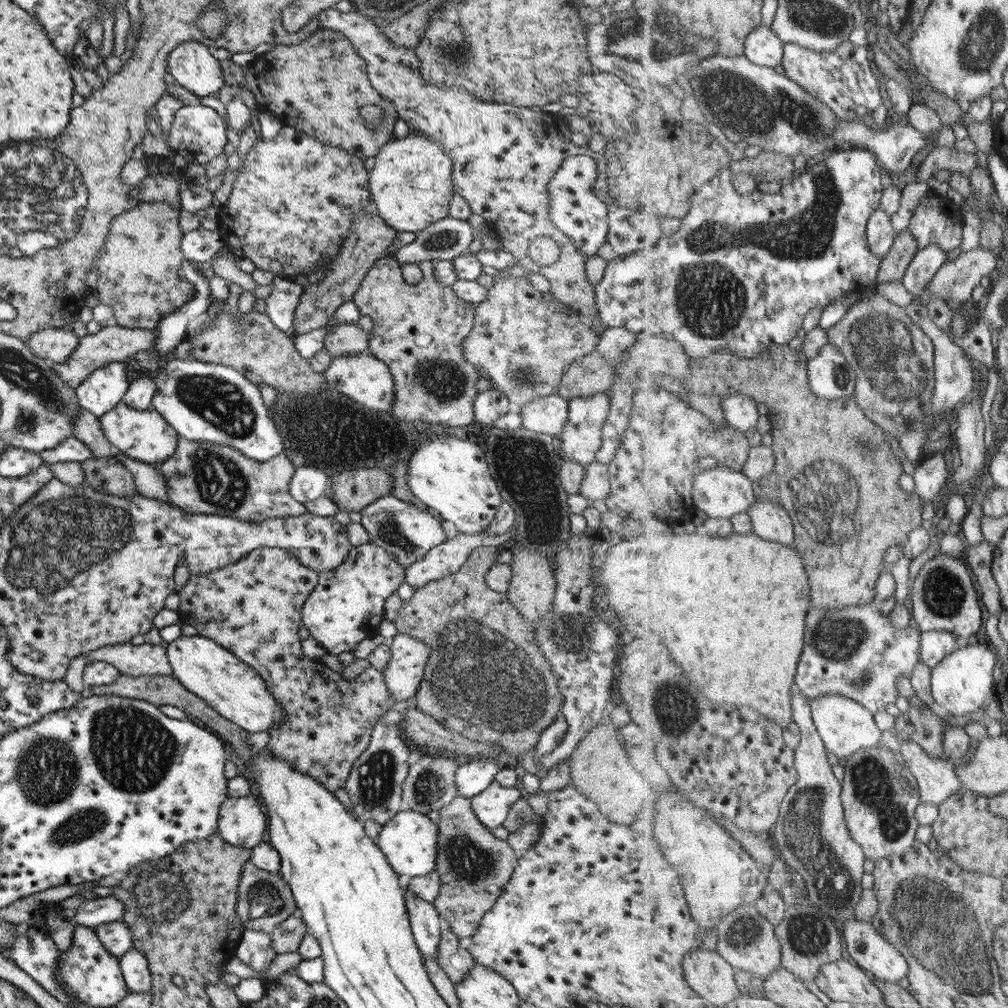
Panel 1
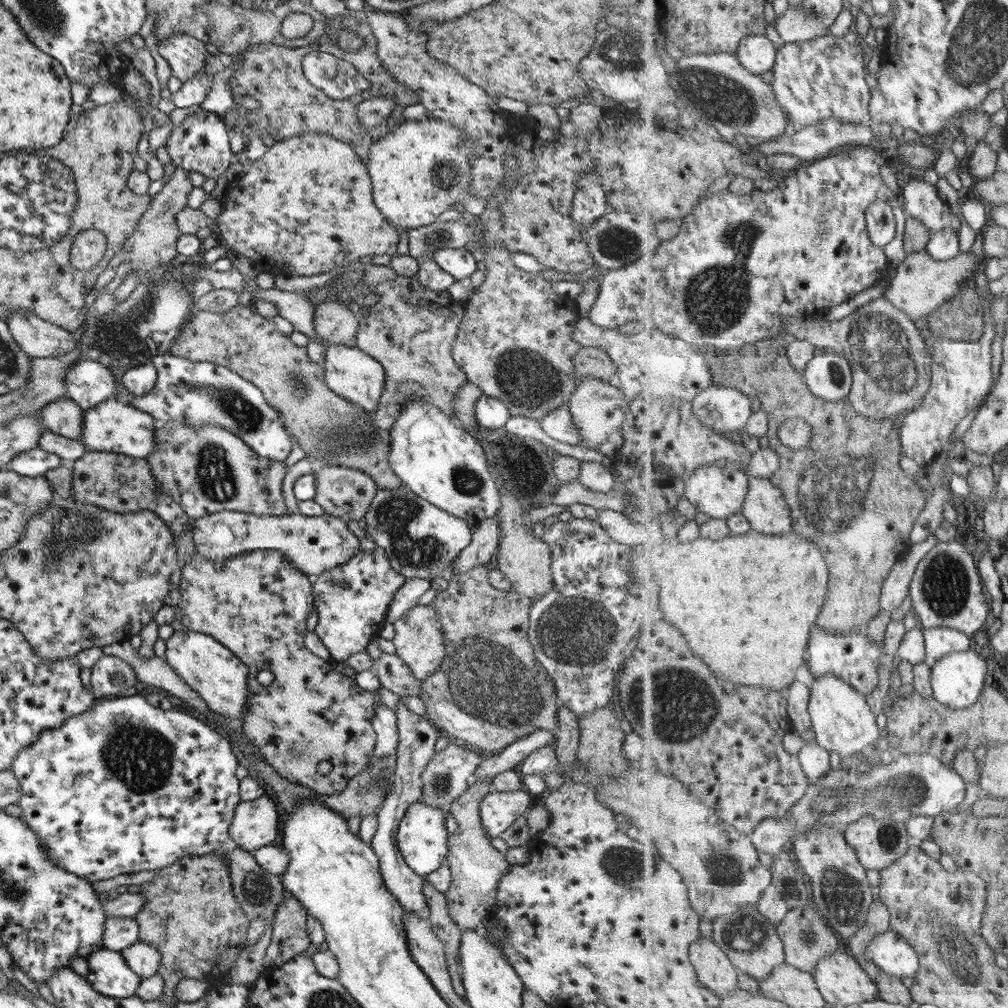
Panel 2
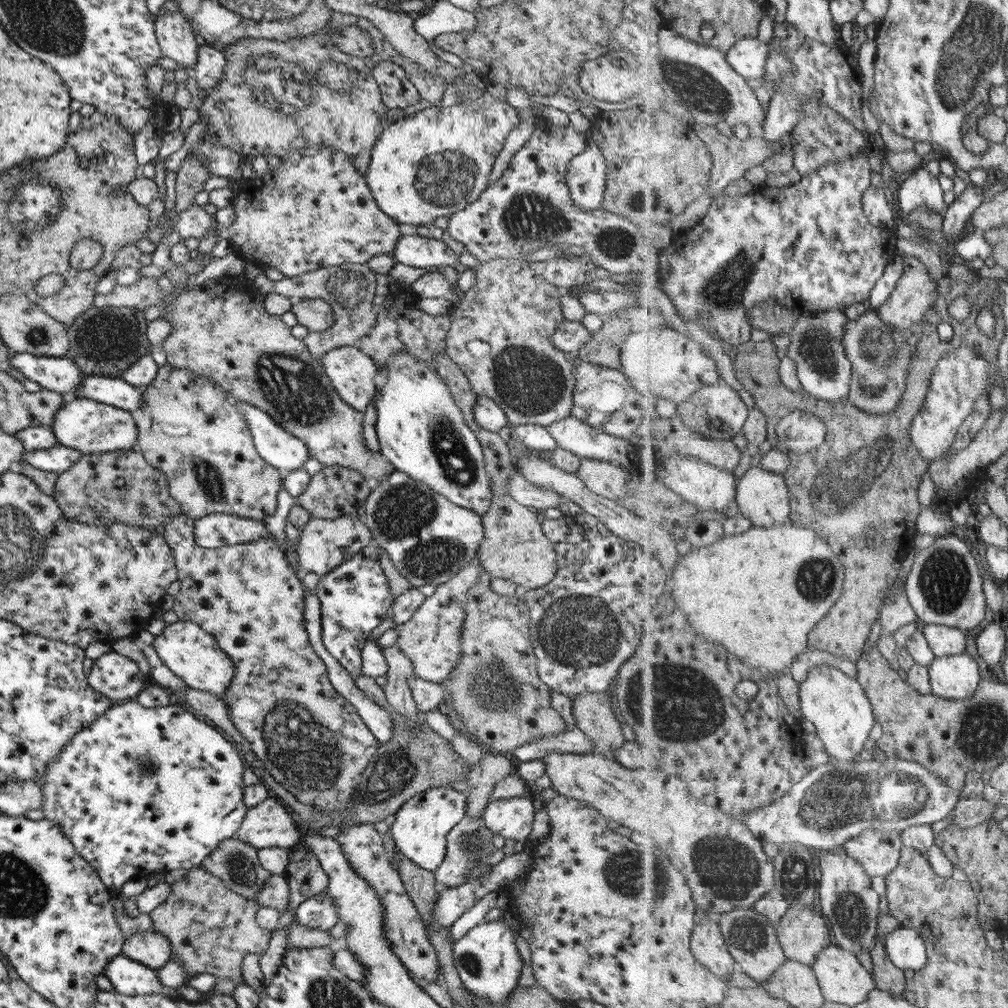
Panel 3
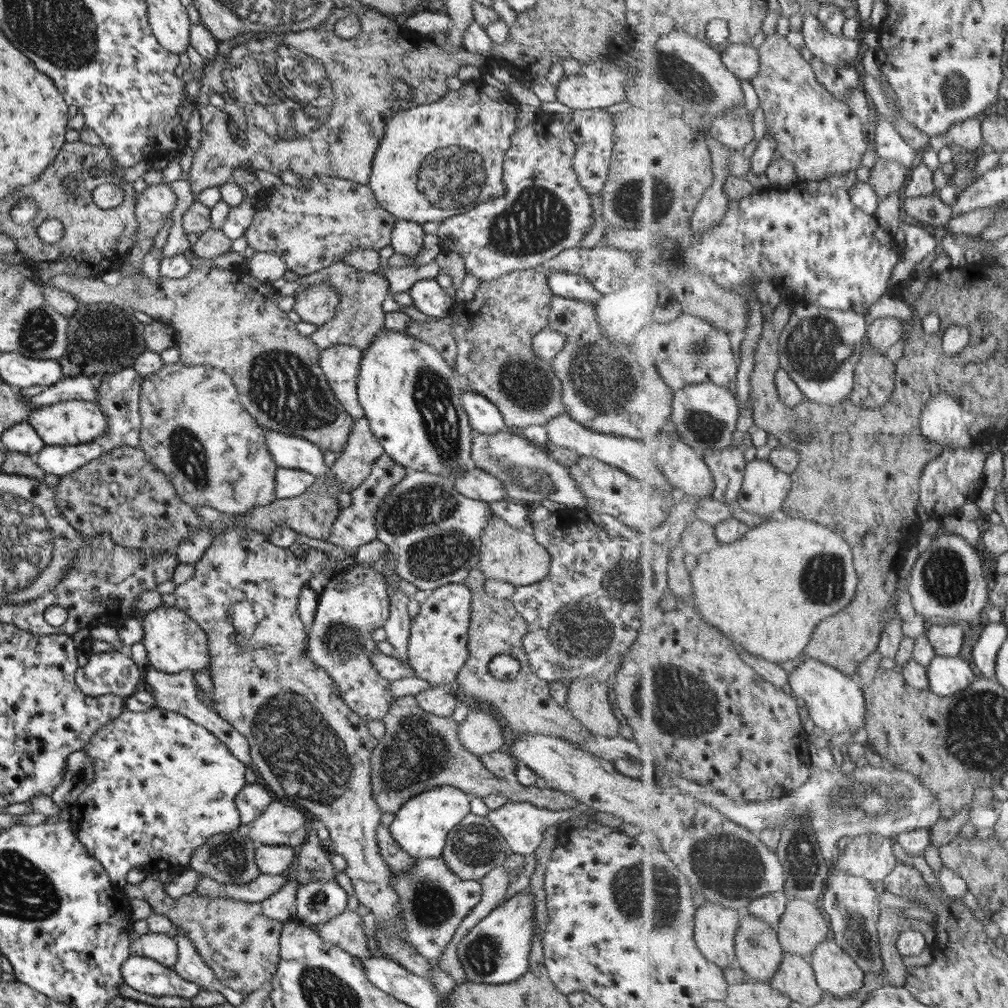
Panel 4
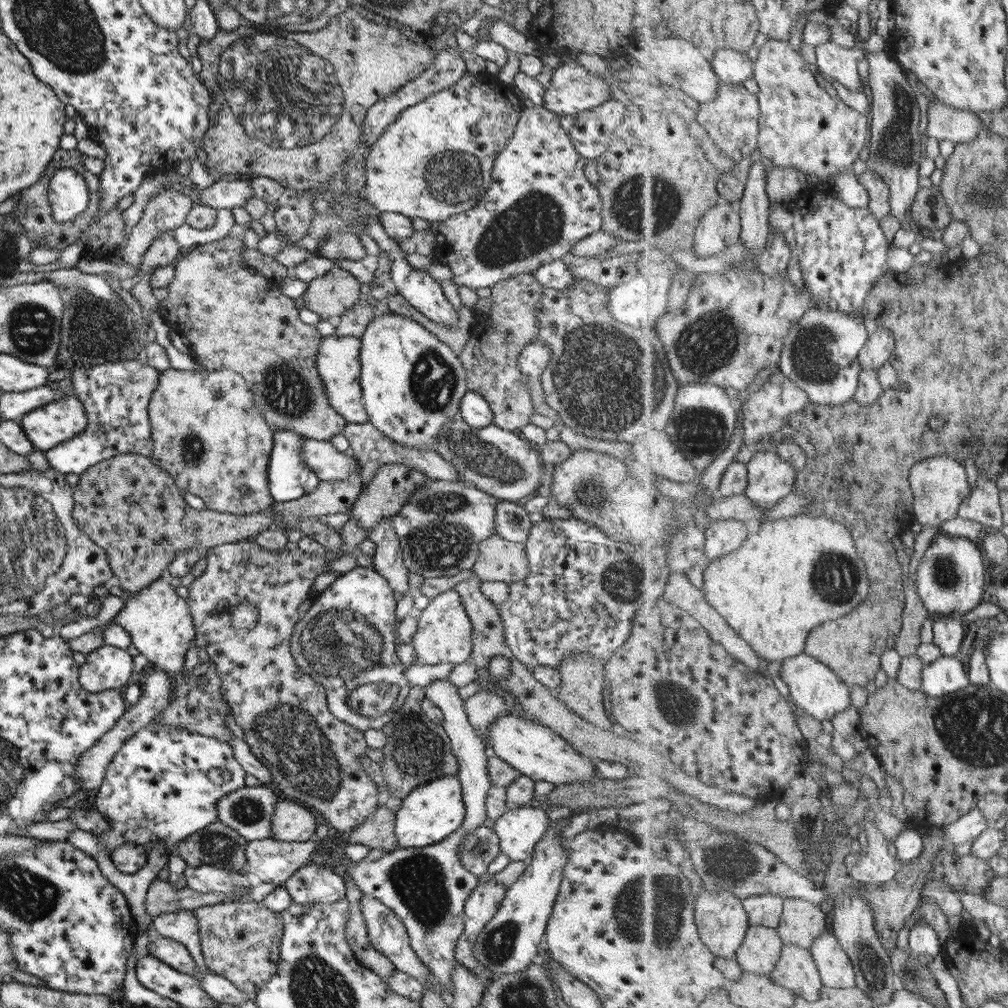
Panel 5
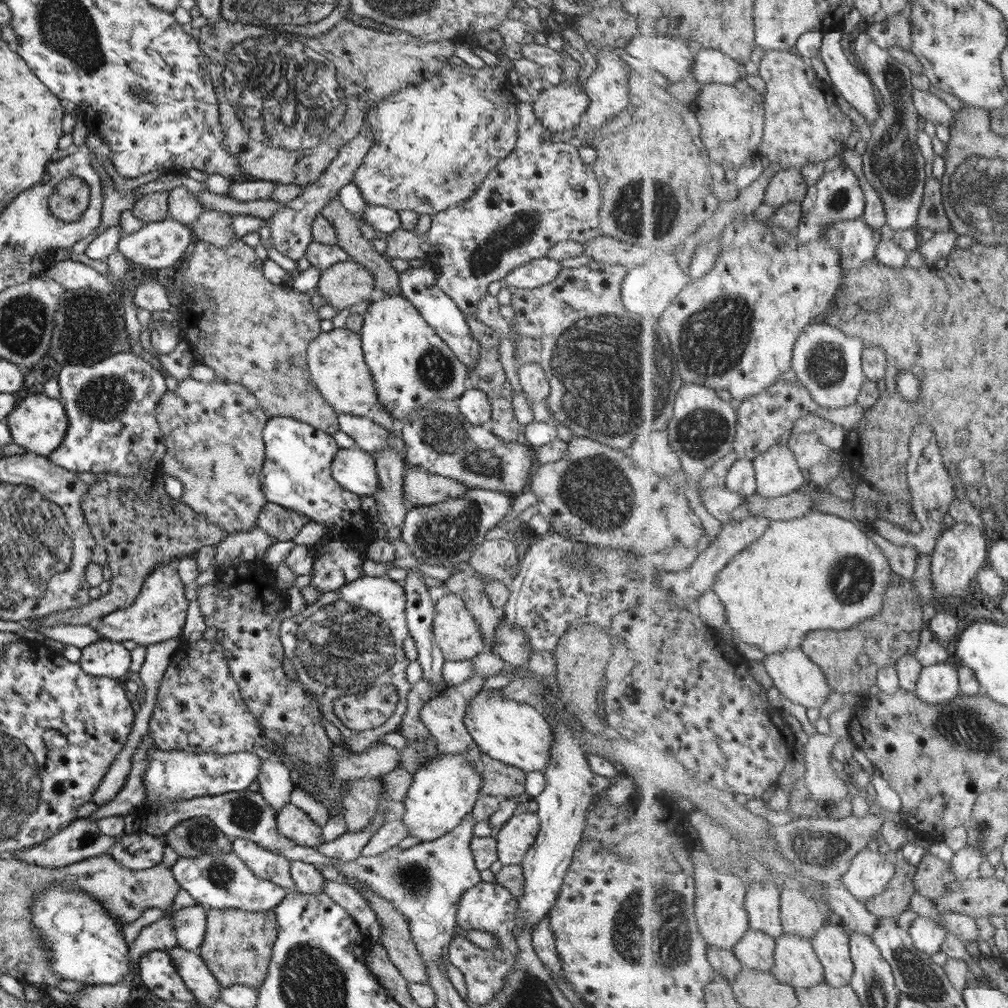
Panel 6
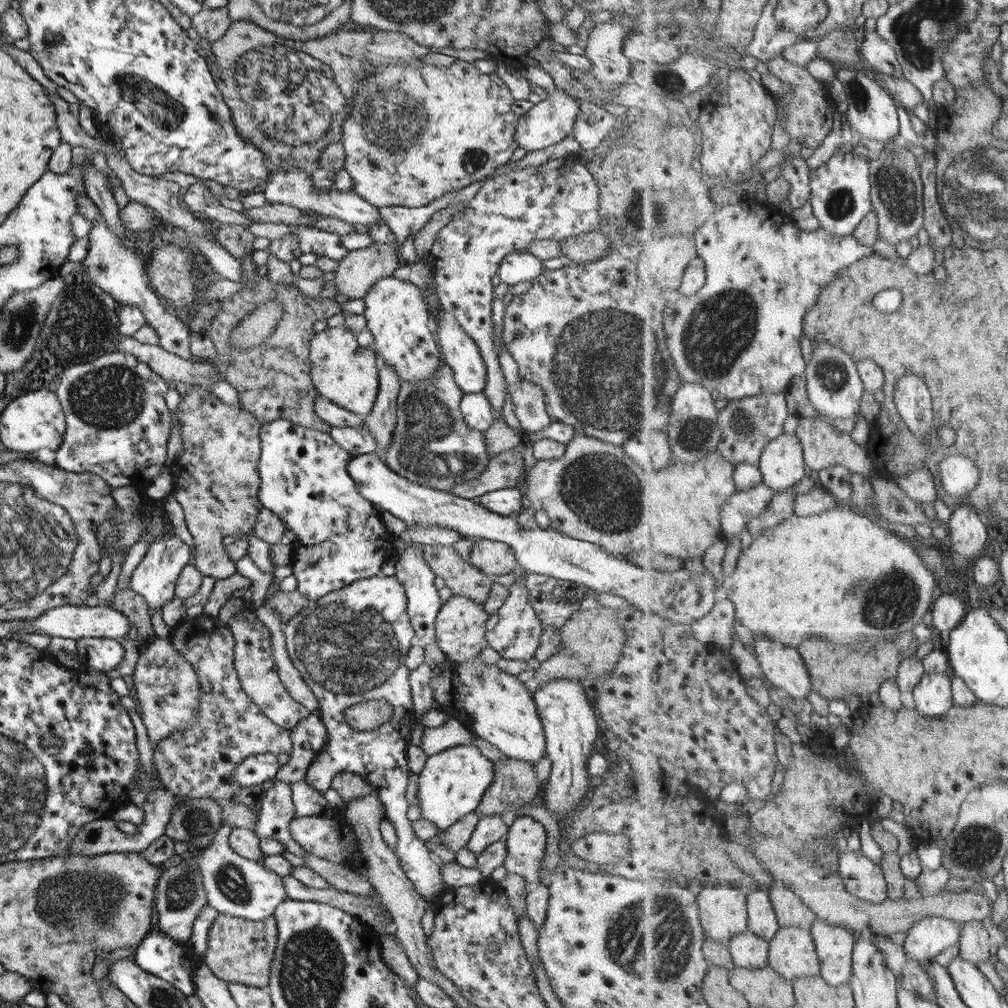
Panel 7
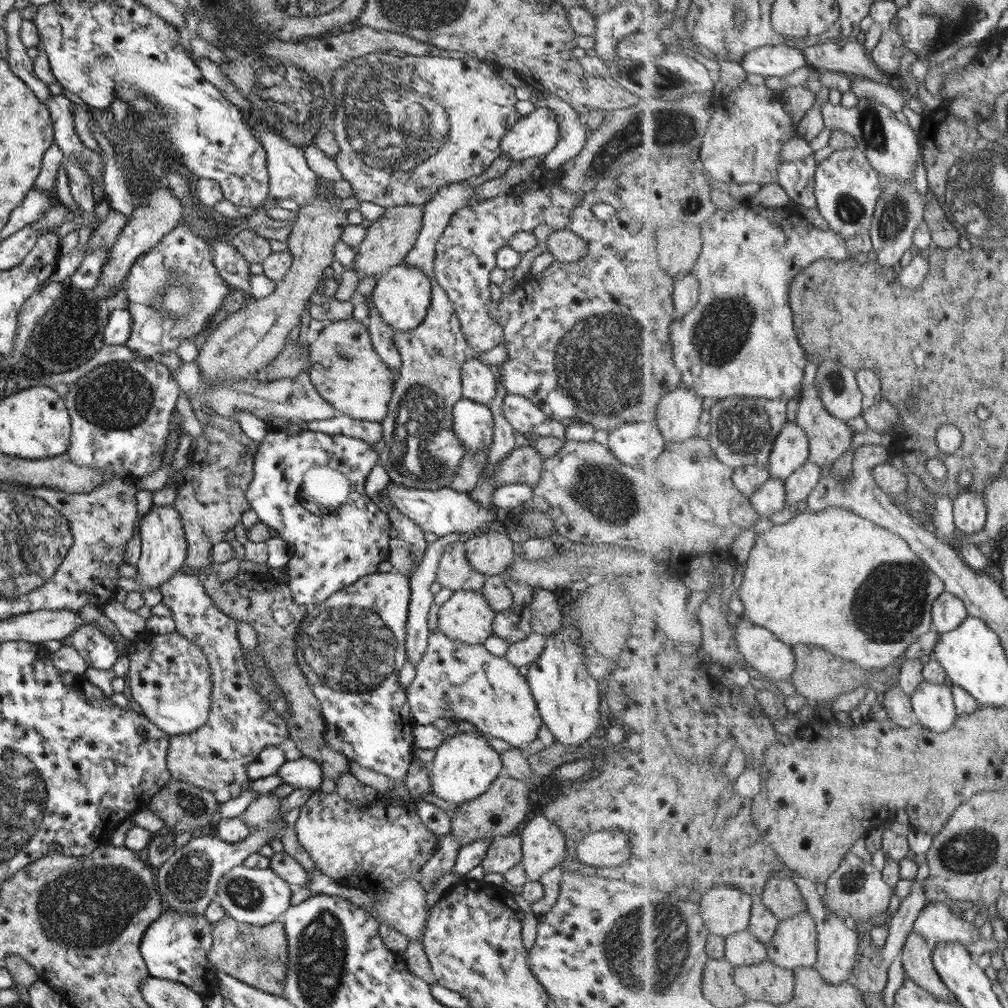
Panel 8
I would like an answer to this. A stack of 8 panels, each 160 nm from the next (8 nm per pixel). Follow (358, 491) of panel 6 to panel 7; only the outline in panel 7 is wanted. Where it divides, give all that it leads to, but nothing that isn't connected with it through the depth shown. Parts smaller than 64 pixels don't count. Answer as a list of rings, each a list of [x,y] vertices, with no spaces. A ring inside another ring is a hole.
[[[375,452],[367,454],[356,454],[352,456],[346,466],[349,476],[353,479],[359,494],[372,502],[375,507],[386,510],[389,514],[396,516],[406,525],[412,526],[444,526],[449,530],[454,530],[465,536],[475,536],[480,539],[492,540],[495,542],[503,542],[512,548],[514,559],[517,567],[520,567],[526,573],[542,574],[557,580],[565,580],[567,582],[575,582],[583,584],[592,590],[598,592],[606,592],[612,595],[620,596],[625,606],[632,607],[637,611],[657,611],[659,617],[665,619],[670,618],[671,622],[679,625],[693,625],[696,621],[703,619],[715,605],[715,578],[706,570],[704,573],[692,574],[689,568],[680,568],[678,572],[661,571],[656,568],[646,569],[639,568],[626,560],[613,558],[610,554],[604,553],[597,545],[592,542],[580,541],[569,538],[561,533],[551,529],[529,529],[523,531],[515,521],[515,515],[501,516],[489,509],[484,509],[482,504],[475,500],[461,498],[455,493],[449,491],[440,491],[430,489],[414,482],[408,481],[406,478],[395,474],[387,468],[381,456]]]

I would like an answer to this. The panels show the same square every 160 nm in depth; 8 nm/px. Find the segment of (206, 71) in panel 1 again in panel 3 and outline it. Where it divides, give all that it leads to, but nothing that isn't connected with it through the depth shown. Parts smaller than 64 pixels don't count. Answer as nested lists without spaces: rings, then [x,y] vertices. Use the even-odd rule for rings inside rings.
[[[160,11],[154,19],[154,35],[163,53],[163,57],[171,58],[177,64],[185,68],[193,68],[196,63],[197,42],[193,37],[193,30],[190,27],[189,21],[181,14],[181,12],[173,11],[170,13],[162,13]]]

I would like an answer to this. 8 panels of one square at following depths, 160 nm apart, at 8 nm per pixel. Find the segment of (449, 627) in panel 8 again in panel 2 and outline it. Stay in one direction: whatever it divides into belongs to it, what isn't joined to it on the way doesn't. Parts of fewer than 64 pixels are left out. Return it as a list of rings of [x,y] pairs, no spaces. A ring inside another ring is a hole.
[[[496,515],[482,520],[477,526],[471,528],[471,540],[469,544],[459,551],[454,562],[452,573],[467,572],[473,566],[489,562],[493,553],[497,552],[498,534],[500,528]],[[416,605],[407,610],[399,620],[392,624],[394,630],[393,644],[394,652],[408,667],[411,676],[422,682],[424,679],[431,677],[445,657],[445,648],[443,648],[443,636],[437,622],[437,614],[431,606]]]

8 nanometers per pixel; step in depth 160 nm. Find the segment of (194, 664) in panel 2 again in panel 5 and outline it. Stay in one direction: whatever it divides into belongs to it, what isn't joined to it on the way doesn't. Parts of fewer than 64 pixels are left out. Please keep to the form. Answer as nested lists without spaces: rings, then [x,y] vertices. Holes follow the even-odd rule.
[[[155,579],[134,593],[132,598],[124,600],[123,608],[112,619],[116,626],[127,632],[138,654],[143,655],[156,670],[168,673],[179,672],[181,666],[184,668],[185,654],[197,633],[185,599],[177,596],[173,588],[162,579]]]

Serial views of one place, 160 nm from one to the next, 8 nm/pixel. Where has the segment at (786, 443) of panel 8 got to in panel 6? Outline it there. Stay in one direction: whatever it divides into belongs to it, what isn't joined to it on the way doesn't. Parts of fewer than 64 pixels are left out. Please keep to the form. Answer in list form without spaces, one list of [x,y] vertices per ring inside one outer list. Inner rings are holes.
[[[776,443],[765,454],[752,459],[758,480],[758,494],[775,498],[790,495],[807,482],[791,447]]]

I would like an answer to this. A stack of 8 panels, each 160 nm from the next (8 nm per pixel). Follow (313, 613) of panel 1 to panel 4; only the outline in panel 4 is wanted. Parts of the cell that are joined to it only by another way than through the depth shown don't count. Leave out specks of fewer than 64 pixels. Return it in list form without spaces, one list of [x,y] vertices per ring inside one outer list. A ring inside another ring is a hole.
[[[350,561],[328,579],[317,597],[311,628],[306,632],[307,657],[320,666],[337,686],[340,698],[361,720],[379,720],[392,701],[388,682],[374,670],[369,655],[376,649],[371,632],[380,628],[389,616],[384,576],[370,564]]]

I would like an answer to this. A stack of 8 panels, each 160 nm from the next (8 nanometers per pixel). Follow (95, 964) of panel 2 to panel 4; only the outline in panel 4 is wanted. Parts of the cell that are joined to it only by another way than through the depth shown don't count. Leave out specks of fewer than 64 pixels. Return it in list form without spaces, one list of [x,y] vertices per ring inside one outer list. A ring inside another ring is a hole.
[[[130,955],[120,966],[123,983],[149,996],[193,998],[201,989],[194,982],[183,980],[171,967],[150,958]]]

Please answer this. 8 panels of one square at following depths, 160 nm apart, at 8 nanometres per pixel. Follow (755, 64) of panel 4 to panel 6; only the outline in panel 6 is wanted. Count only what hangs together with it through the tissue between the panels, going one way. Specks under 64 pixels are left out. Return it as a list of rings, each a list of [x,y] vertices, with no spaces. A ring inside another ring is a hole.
[[[697,47],[695,55],[692,74],[700,86],[706,83],[735,85],[745,74],[739,69],[741,62],[721,50]]]

